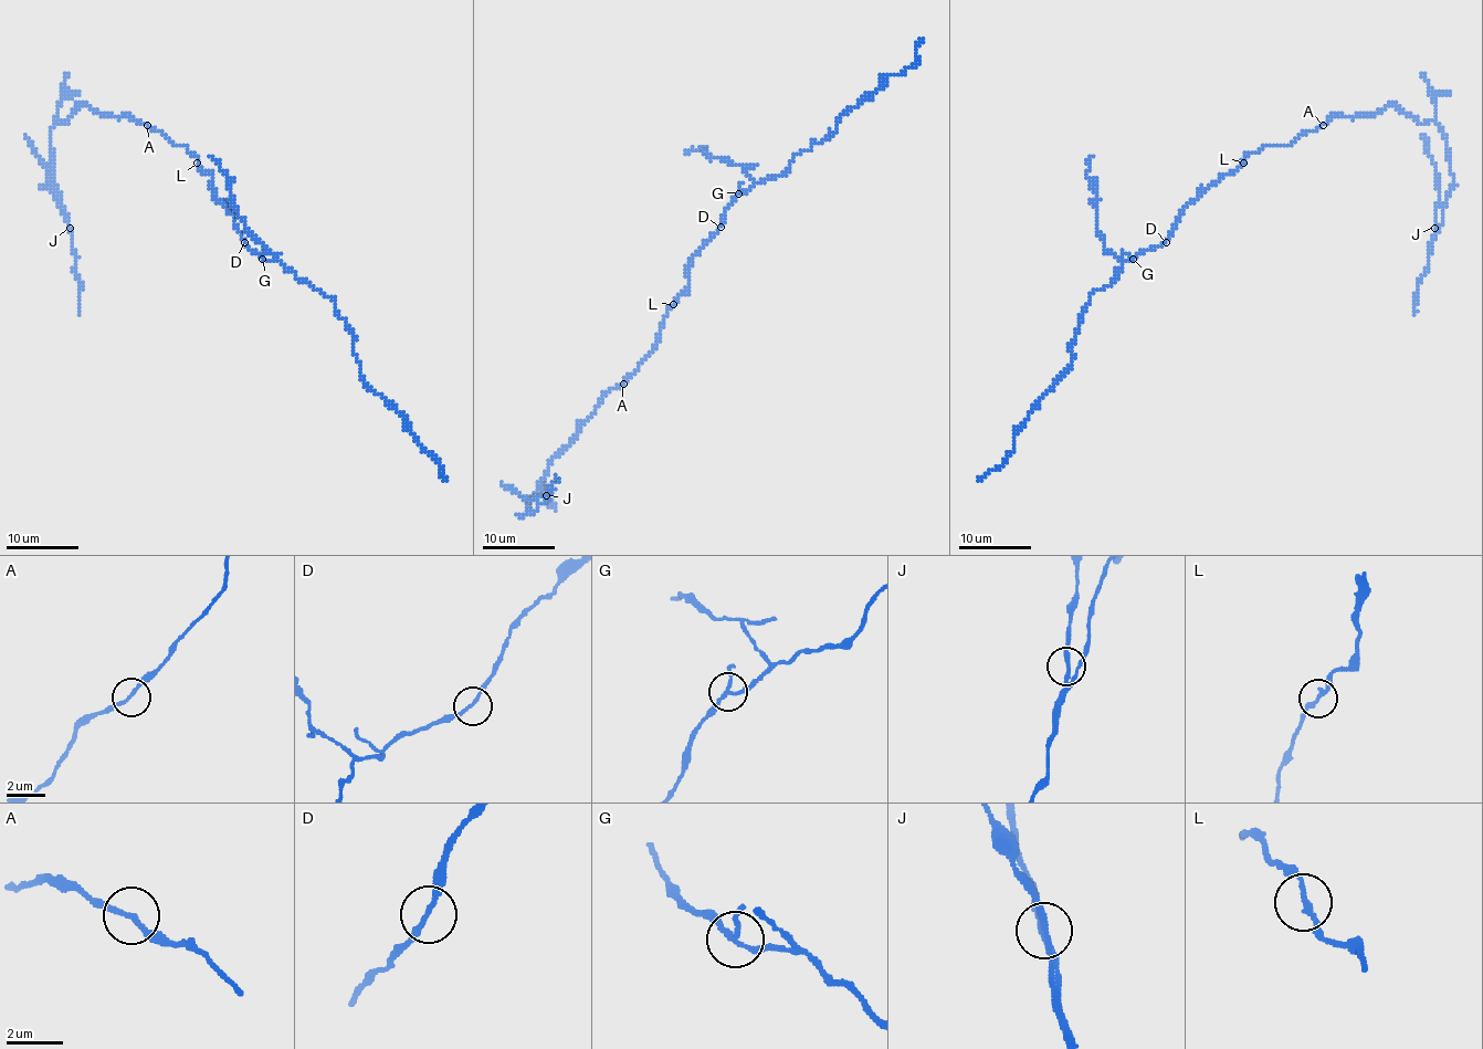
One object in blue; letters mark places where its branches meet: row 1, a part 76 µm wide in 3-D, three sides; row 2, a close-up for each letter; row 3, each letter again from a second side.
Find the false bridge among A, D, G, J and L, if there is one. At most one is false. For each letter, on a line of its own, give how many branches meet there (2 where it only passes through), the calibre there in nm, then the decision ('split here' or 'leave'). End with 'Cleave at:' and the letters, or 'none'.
A: branches 2; calibre 180 nm; leave
D: branches 2; calibre 160 nm; leave
G: branches 3; calibre 160 nm; leave
J: branches 3; calibre 160 nm; leave
L: branches 2; calibre 160 nm; leave
Cleave at: none

